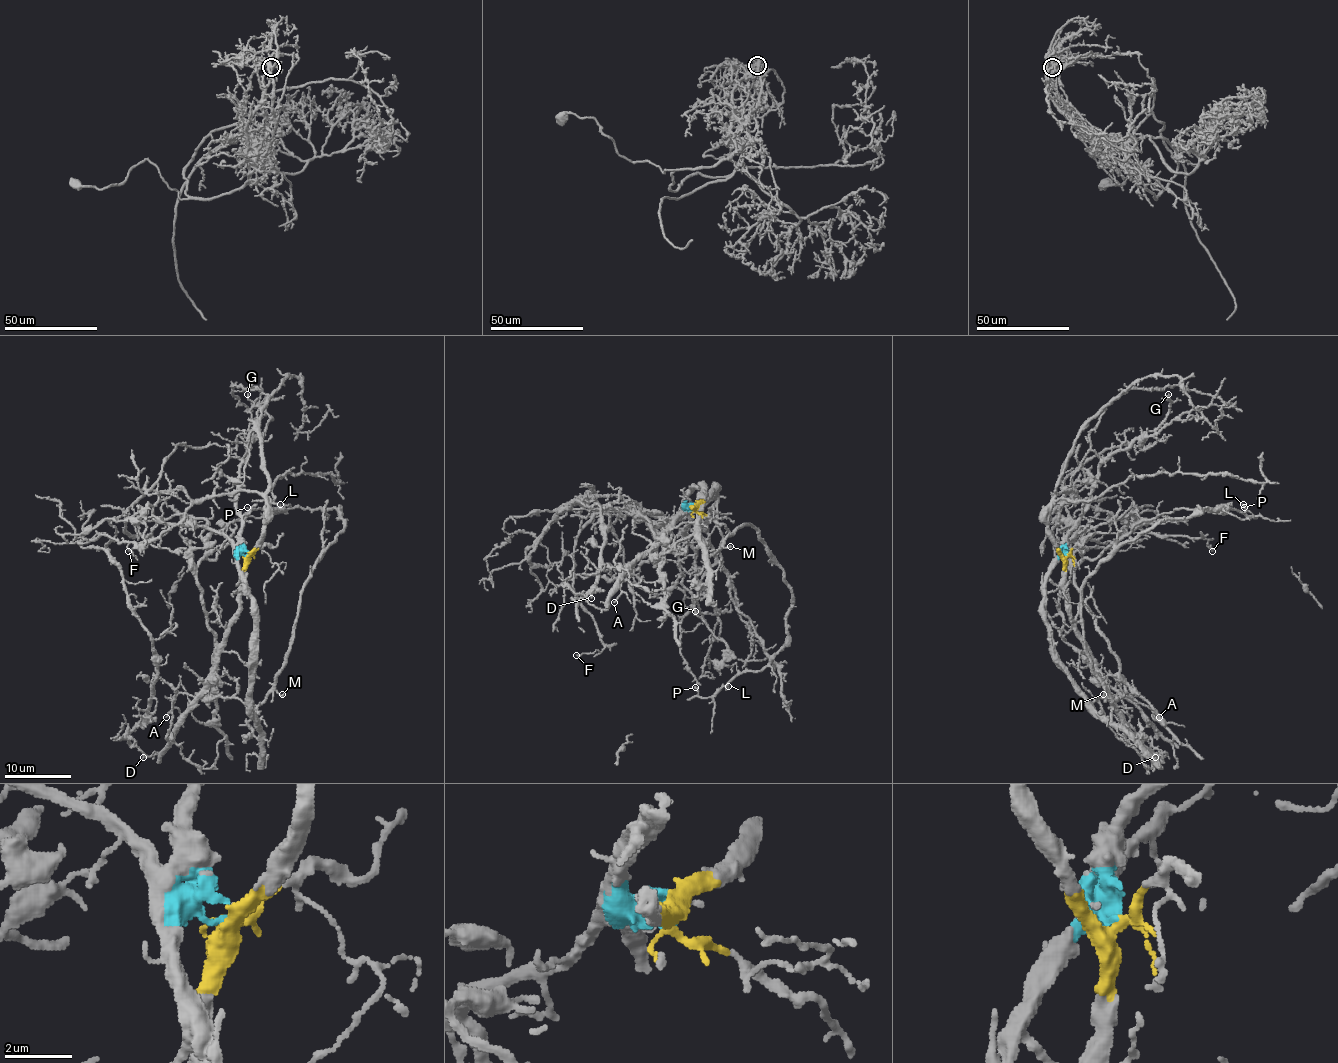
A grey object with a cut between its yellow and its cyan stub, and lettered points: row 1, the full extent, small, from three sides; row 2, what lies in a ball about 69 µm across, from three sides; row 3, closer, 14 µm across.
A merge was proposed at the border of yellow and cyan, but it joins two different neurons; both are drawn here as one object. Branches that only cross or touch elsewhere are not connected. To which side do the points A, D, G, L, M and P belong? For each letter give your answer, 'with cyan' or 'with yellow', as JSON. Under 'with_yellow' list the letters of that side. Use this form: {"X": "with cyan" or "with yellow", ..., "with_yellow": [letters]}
{"A": "with yellow", "D": "with yellow", "G": "with cyan", "L": "with cyan", "M": "with cyan", "P": "with cyan", "with_yellow": ["A", "D"]}

